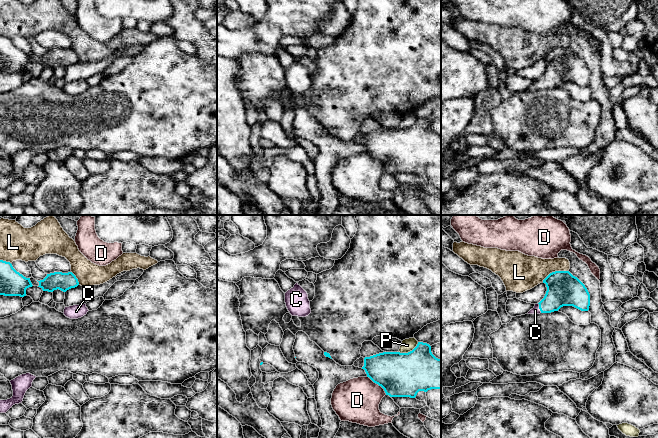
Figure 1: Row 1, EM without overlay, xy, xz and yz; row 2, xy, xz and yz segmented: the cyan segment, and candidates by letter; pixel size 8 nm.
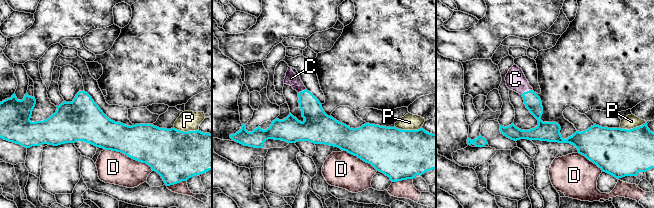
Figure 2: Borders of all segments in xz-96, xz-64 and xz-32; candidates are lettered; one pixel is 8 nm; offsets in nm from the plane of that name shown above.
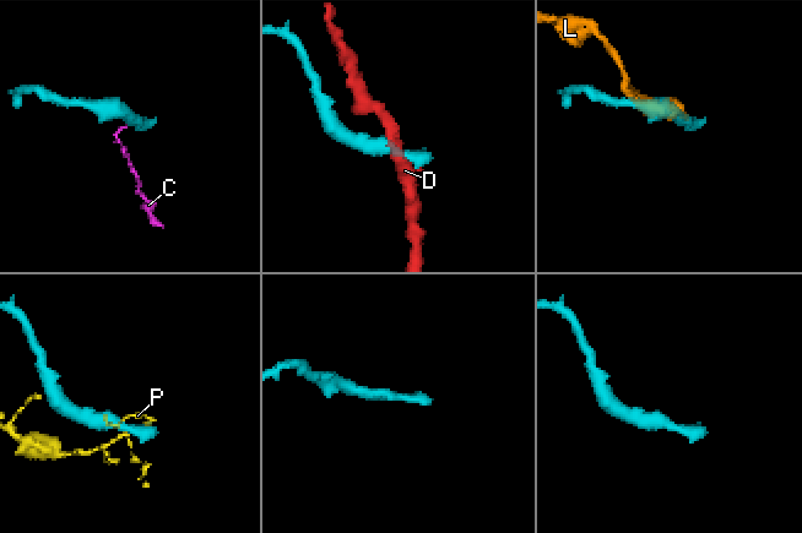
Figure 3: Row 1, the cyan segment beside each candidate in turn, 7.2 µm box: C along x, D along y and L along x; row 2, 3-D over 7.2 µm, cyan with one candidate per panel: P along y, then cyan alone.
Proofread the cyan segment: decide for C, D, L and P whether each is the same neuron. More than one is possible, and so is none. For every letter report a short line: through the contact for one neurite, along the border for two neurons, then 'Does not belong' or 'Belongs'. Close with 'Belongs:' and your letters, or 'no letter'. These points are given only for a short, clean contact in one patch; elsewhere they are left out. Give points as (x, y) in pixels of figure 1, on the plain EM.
C: Line: yz (563, 65), (547, 81), (539, 84), (535, 86). Belongs
D: Does not belong
L: Does not belong
P: Line: xz (418, 118), (411, 126), (398, 128). Does not belong
Belongs: C

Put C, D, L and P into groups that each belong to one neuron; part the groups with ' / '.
C / D / L / P

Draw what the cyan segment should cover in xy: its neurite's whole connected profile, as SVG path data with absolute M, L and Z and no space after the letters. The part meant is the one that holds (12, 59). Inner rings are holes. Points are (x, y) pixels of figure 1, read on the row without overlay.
M0 36L0 71L24 73L26 72L26 65L32 62L30 54L17 48L10 38Z

